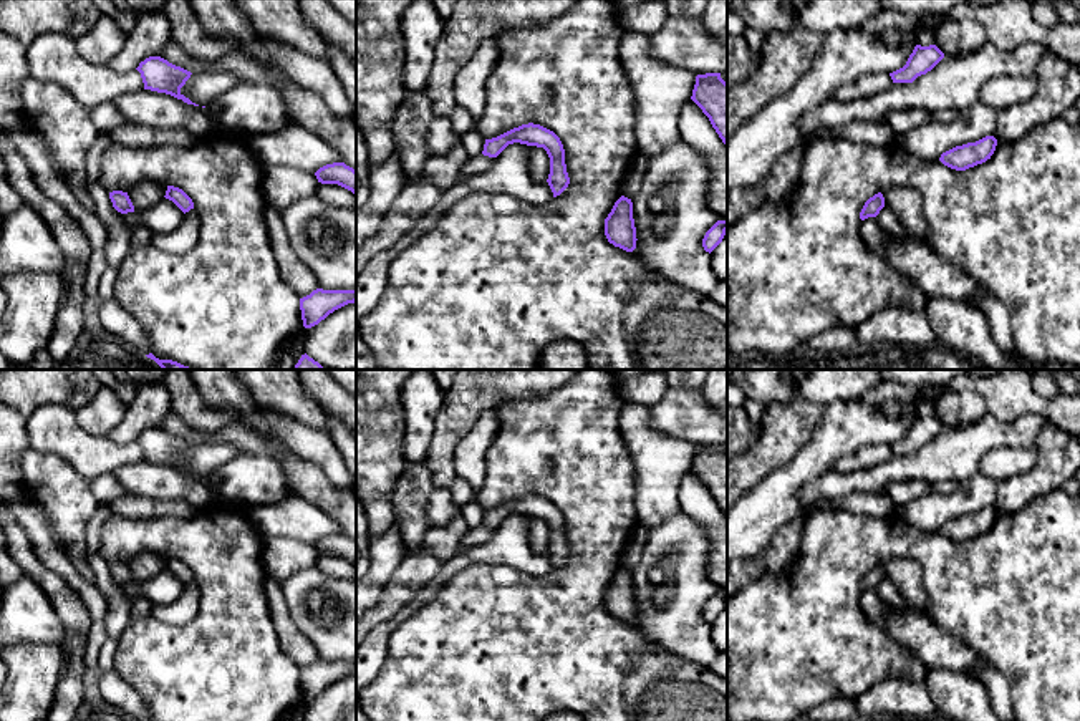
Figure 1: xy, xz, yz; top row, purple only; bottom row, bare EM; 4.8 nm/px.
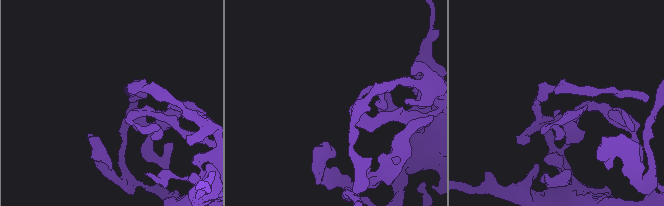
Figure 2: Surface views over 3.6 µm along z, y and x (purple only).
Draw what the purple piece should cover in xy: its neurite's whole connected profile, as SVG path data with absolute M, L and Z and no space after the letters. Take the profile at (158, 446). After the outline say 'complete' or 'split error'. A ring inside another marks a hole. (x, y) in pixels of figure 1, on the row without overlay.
M161 428L146 429L136 441L141 444L144 461L166 464L187 476L199 477L181 464L181 459L192 446L190 443L169 434Z | complete

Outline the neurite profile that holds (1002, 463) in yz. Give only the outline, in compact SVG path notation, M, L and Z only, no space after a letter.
M997 448L986 452L979 462L979 474L996 481L1030 471L1037 464L1037 451L1025 448Z

